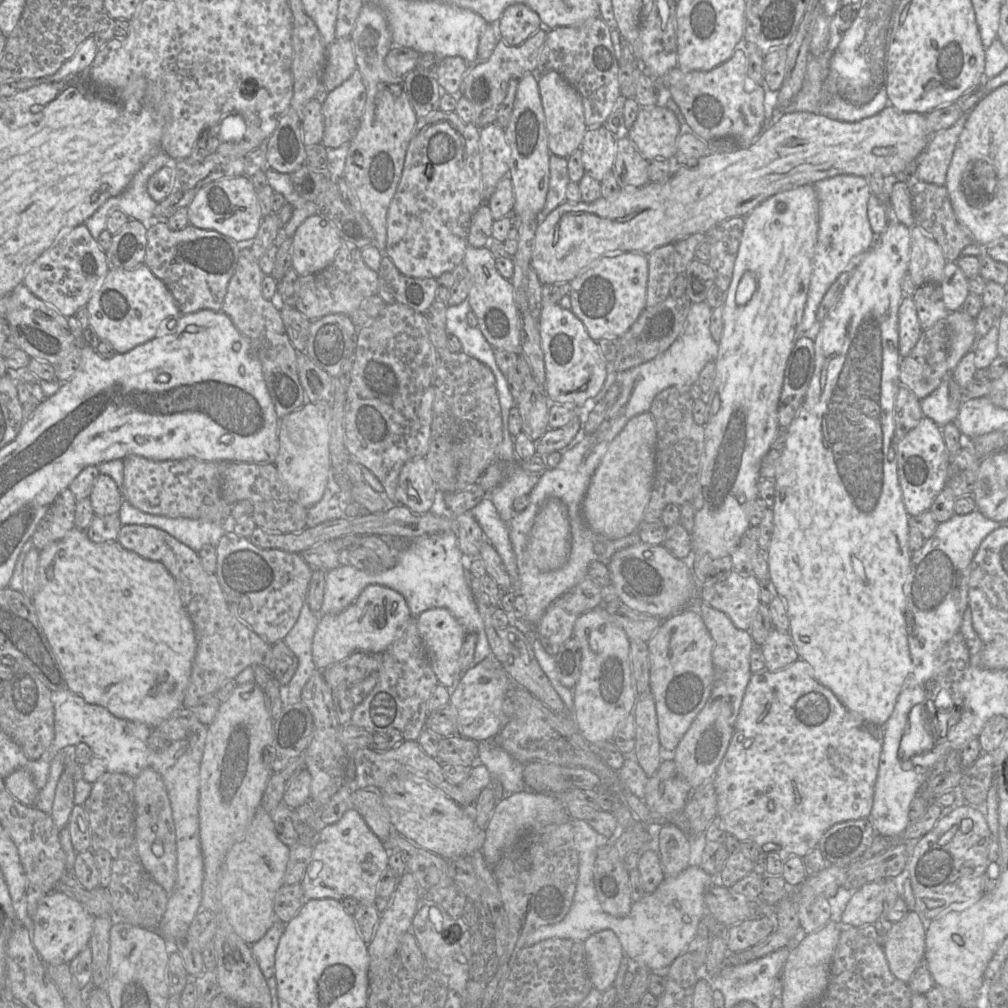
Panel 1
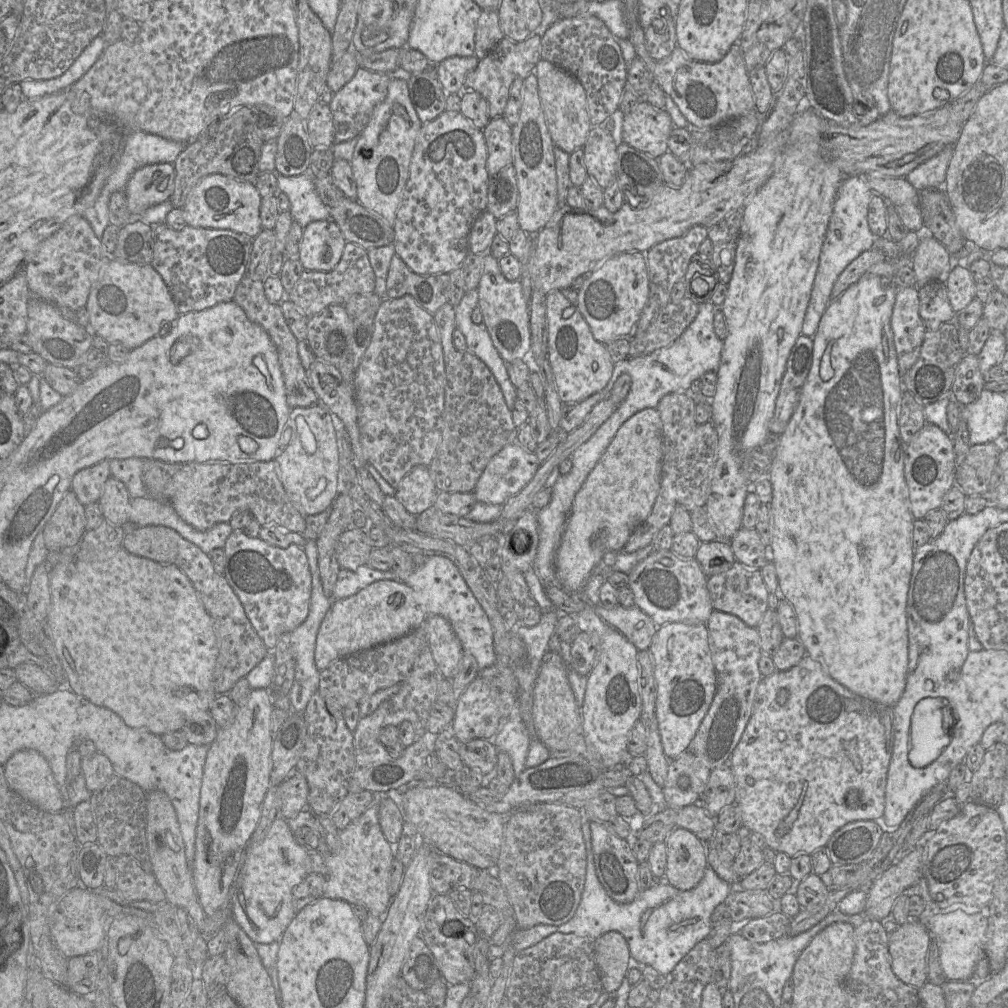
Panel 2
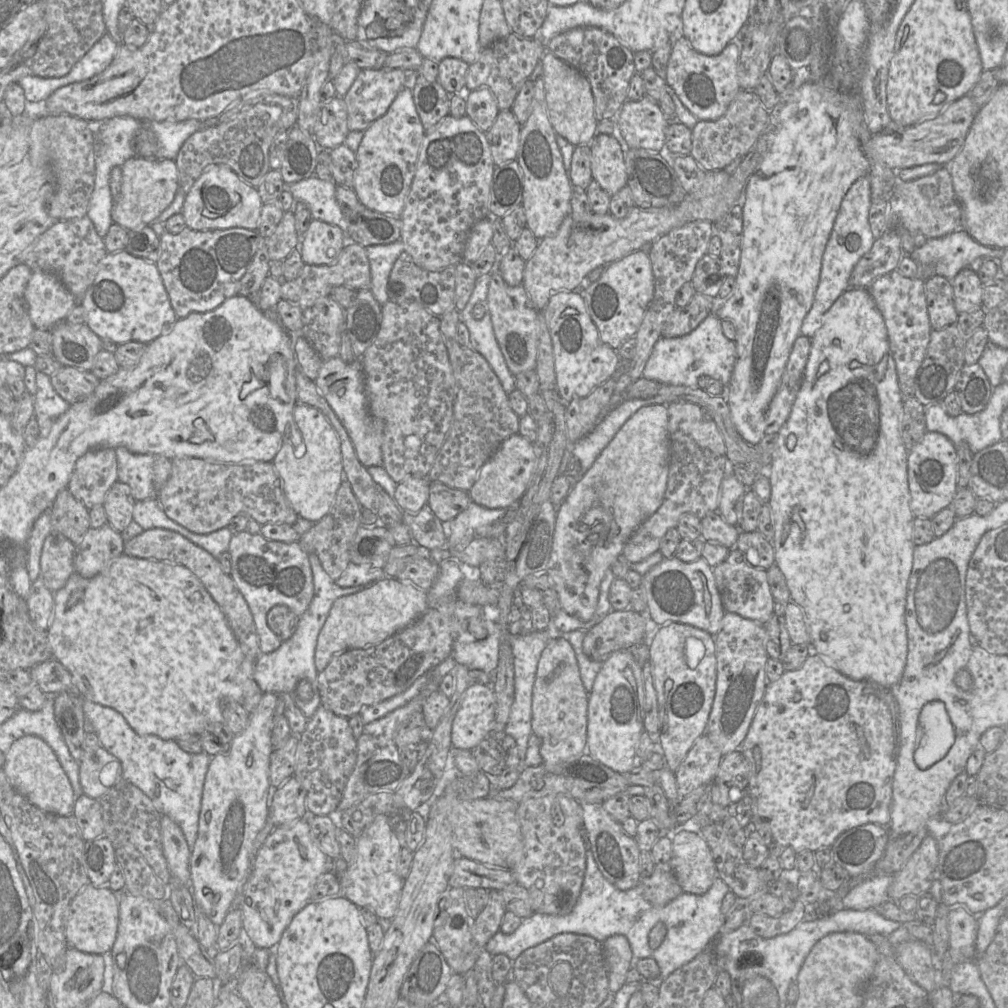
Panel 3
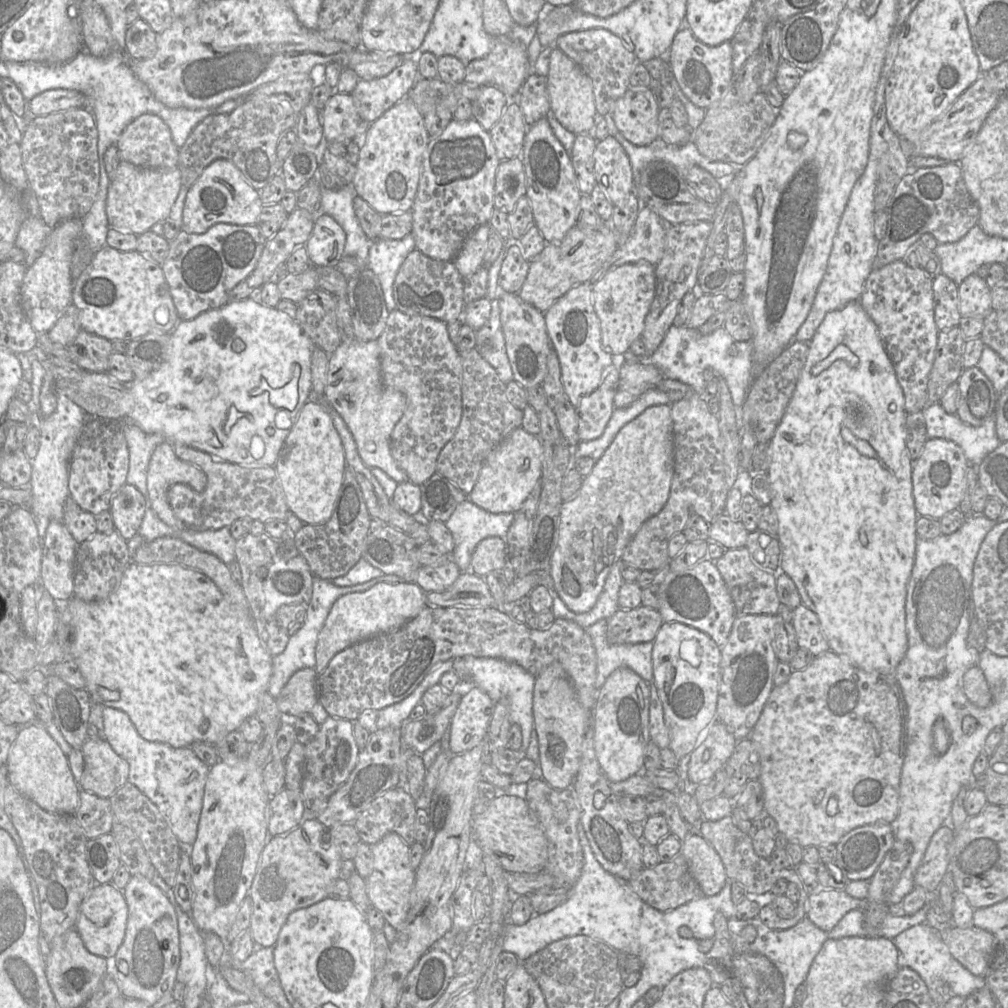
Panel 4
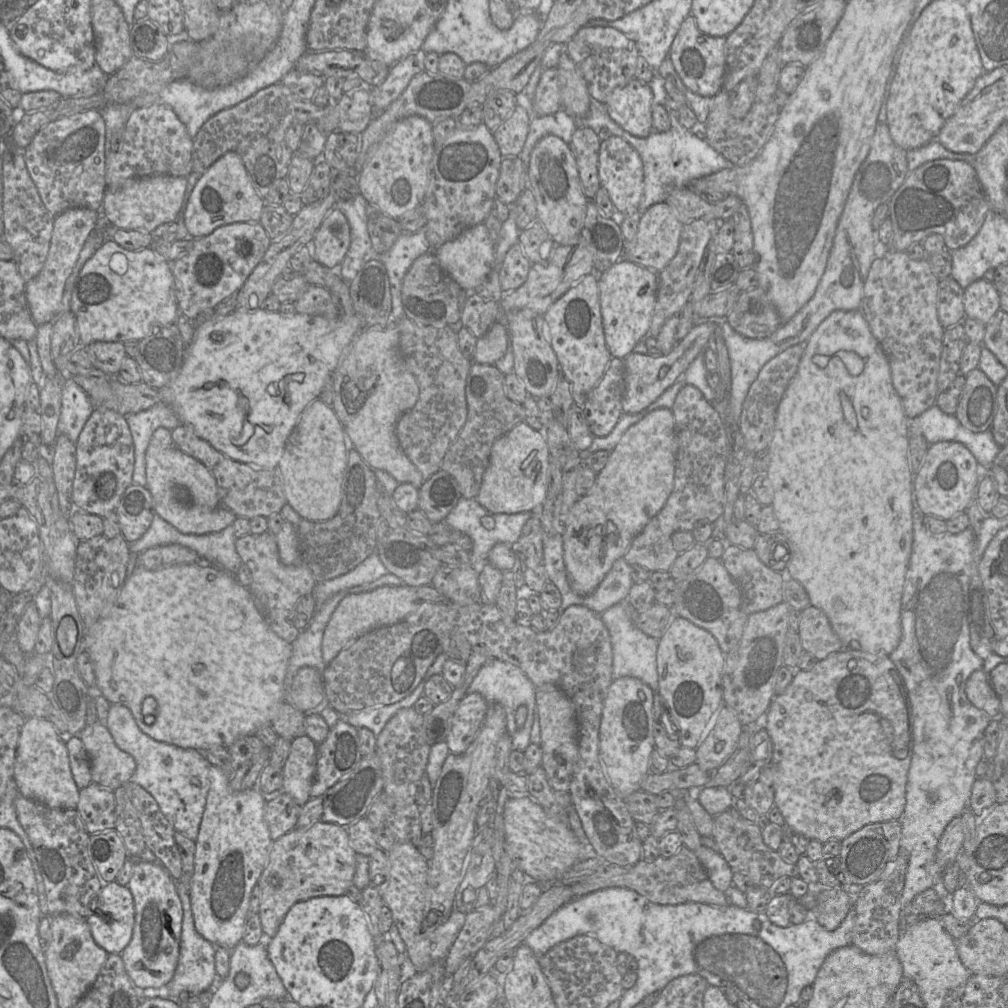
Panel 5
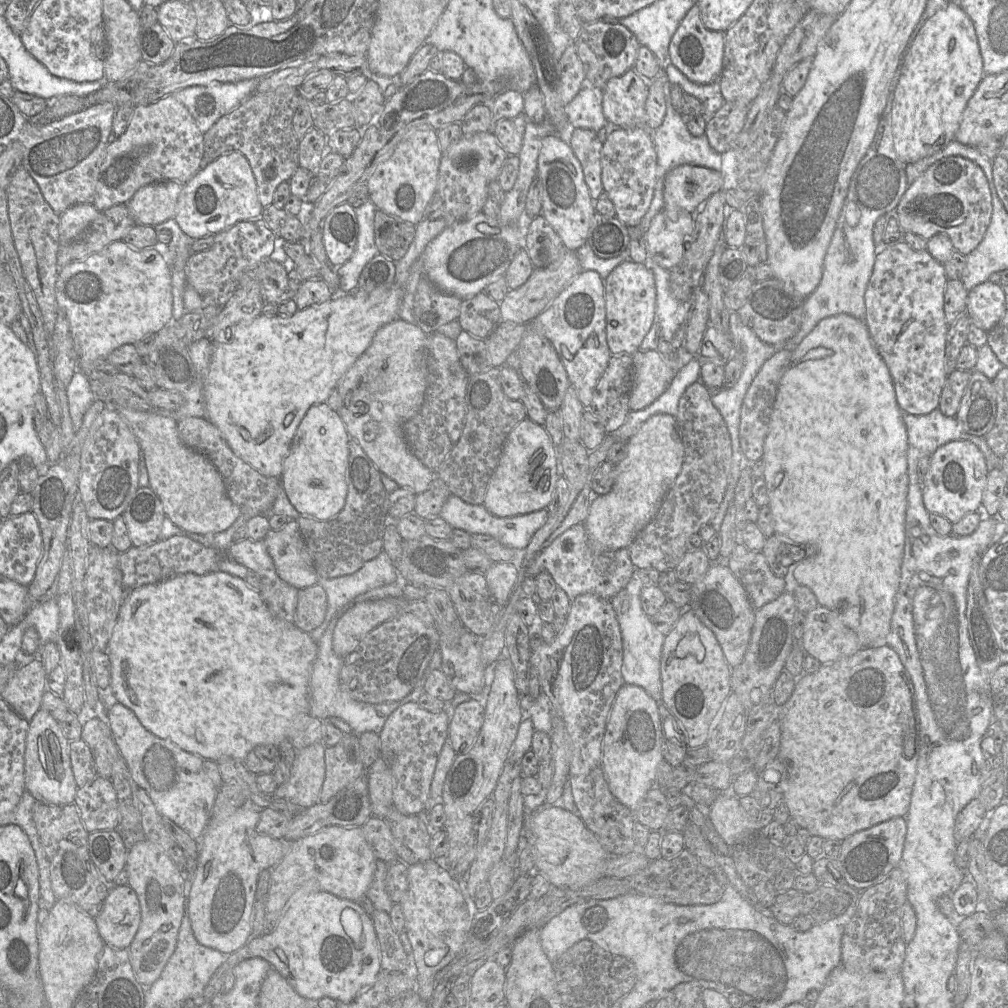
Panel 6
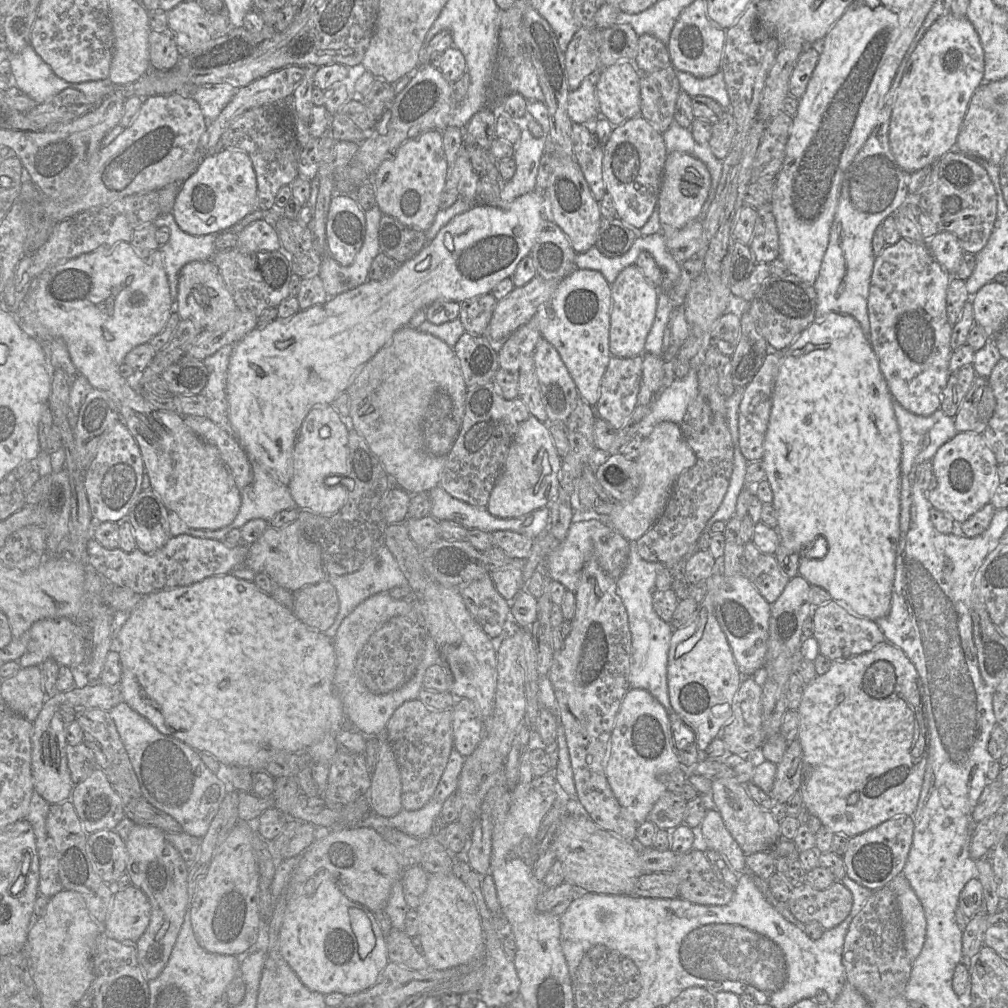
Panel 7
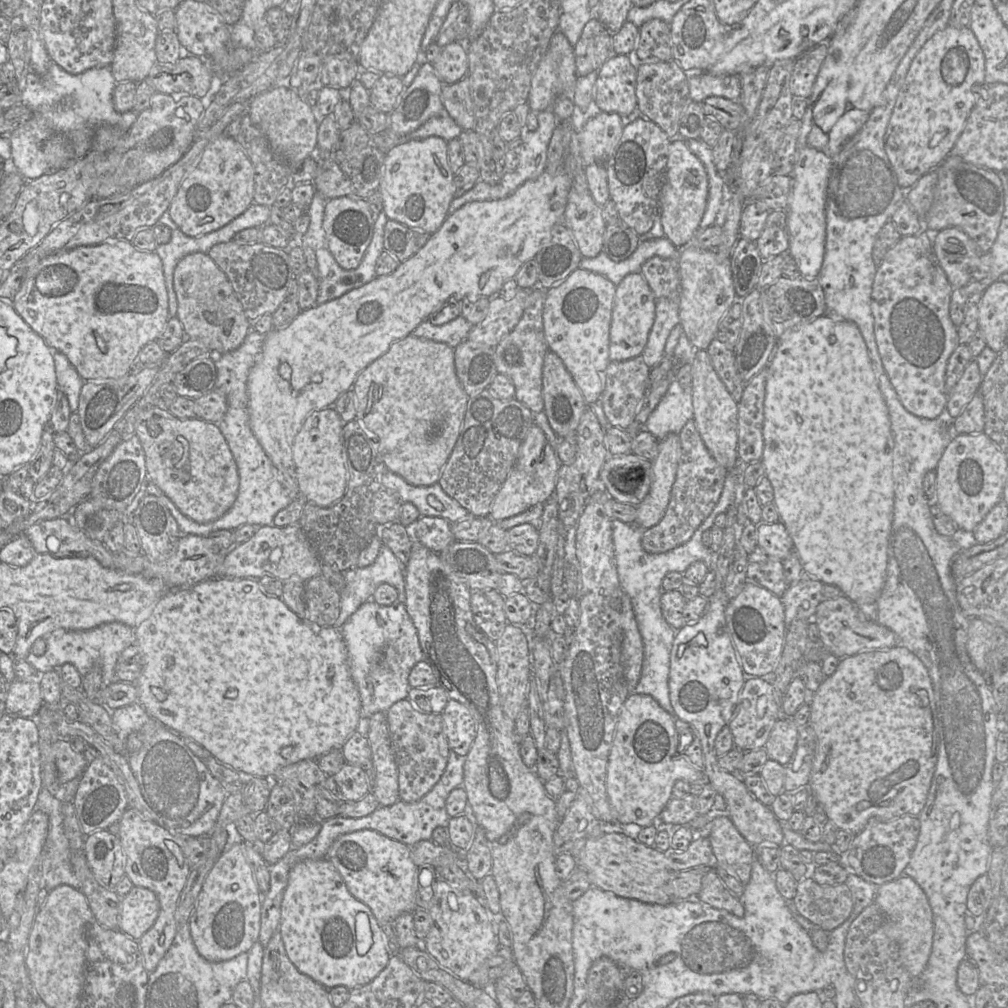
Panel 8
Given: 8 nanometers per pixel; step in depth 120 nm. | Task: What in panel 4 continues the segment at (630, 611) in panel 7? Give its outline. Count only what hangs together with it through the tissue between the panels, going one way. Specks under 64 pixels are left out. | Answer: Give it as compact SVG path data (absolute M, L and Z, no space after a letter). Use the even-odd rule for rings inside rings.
M602 619L585 629L591 636L597 655L595 686L600 689L607 677L617 668L627 667L647 683L653 681L653 642L612 645L607 642L607 620Z

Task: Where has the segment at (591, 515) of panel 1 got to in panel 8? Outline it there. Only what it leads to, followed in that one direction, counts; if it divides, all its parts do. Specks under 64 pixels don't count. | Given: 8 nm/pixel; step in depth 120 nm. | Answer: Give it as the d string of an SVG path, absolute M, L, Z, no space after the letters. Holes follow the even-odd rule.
M671 433L665 438L661 439L658 447L658 456L652 462L653 480L647 496L643 501L637 505L636 525L641 528L649 529L658 524L663 518L668 504L670 502L670 495L673 483L676 479L678 462L680 458L681 442L678 434Z

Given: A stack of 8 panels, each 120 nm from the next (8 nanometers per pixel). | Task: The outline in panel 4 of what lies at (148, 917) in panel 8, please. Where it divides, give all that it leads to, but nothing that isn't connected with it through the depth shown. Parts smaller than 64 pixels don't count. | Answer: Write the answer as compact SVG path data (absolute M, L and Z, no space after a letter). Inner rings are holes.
M112 882L96 884L80 905L75 929L90 953L110 958L116 955L124 941L127 920L128 905L123 890L118 889Z

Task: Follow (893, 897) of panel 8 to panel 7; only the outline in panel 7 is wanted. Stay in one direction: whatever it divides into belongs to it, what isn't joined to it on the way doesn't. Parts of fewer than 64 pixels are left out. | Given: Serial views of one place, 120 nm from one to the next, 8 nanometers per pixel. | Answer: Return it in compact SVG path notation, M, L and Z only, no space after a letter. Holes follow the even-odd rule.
M902 873L895 876L887 885L896 895L901 915L904 948L908 958L913 962L920 954L926 936L923 906Z

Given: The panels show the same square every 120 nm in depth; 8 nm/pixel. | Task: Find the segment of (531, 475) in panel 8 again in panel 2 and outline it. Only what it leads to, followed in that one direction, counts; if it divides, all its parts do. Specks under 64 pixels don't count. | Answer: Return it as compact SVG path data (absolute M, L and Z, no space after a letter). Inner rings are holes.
M518 443L505 445L486 465L473 493L478 502L503 505L533 478L539 461Z

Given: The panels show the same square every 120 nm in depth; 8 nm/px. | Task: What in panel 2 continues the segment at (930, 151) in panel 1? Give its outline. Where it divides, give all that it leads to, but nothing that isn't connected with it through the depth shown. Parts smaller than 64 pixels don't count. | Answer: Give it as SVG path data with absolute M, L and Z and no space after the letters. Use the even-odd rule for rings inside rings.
M954 145L945 147L937 155L917 166L905 177L907 181L917 191L926 188L942 188L953 154L953 147Z

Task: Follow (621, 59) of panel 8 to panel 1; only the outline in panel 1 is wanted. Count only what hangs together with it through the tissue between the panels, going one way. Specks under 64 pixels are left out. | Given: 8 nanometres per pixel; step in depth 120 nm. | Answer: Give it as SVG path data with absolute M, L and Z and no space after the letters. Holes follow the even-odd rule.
M666 106L640 107L633 126L627 132L636 149L650 162L673 160L680 134L678 119Z

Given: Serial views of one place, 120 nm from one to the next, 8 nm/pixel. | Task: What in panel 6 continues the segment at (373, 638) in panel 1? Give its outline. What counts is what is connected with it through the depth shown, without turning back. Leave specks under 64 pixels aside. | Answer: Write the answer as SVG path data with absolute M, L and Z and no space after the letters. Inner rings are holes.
M386 598L368 600L351 606L337 621L332 637L333 651L339 657L351 653L360 641L380 624L392 619L404 607L405 599Z

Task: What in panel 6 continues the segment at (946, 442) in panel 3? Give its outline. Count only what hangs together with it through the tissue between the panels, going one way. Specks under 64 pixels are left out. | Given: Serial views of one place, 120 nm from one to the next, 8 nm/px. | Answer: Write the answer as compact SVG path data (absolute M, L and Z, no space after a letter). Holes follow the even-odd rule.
M954 440L938 447L931 455L929 470L922 482L922 497L929 513L945 517L950 523L965 515L981 511L988 468L980 449L971 441Z

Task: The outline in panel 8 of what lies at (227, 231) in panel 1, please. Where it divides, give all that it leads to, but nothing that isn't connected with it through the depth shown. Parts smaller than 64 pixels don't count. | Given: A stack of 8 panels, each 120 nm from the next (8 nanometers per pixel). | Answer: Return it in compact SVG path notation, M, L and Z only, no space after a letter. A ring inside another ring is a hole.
M222 134L204 149L198 164L185 176L169 213L180 230L190 237L216 231L244 213L254 202L255 171L242 146Z

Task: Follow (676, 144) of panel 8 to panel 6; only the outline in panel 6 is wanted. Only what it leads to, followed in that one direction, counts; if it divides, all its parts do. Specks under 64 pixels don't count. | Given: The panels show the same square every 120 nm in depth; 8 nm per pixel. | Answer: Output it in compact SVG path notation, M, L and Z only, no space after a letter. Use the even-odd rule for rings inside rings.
M690 164L677 166L663 180L663 211L672 221L678 220L681 211L695 214L702 203L726 186L719 171Z

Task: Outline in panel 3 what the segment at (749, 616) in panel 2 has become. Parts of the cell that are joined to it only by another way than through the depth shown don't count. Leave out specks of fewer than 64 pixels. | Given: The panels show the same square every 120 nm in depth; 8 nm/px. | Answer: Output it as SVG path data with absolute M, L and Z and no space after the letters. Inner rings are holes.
M737 548L730 549L726 559L713 568L716 586L726 612L765 624L774 615L774 598L768 583L767 570L751 566L745 554Z

